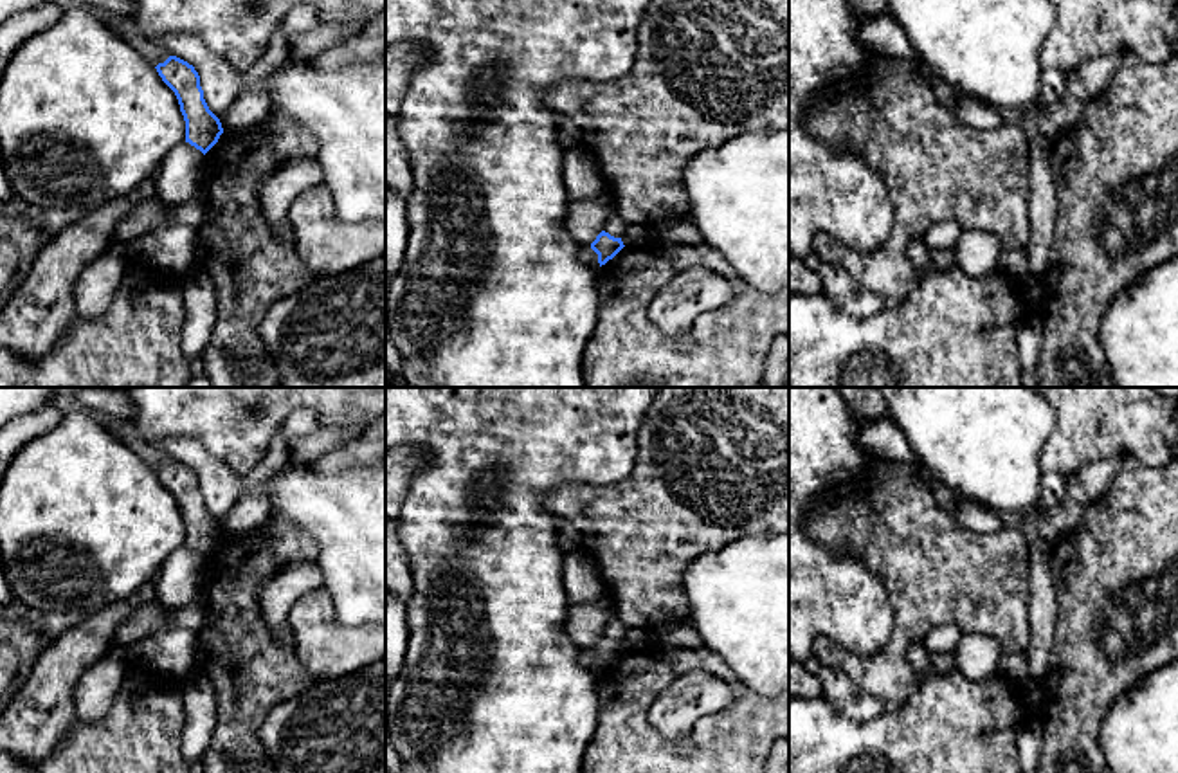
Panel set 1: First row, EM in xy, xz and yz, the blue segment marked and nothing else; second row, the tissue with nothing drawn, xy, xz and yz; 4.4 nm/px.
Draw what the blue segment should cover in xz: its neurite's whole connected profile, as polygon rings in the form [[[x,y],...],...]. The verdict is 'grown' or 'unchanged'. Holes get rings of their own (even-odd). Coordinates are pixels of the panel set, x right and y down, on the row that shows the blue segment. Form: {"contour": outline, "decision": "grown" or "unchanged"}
{"contour": [[[605,231],[591,243],[591,249],[598,254],[600,267],[612,259],[623,247],[621,238],[614,238]]], "decision": "unchanged"}

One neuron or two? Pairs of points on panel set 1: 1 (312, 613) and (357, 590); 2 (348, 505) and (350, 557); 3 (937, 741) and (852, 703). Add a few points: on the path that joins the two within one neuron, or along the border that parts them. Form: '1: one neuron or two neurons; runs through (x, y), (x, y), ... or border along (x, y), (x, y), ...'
1: two neurons; border along (323, 584), (334, 613), (344, 624), (366, 624)
2: one neuron; runs through (350, 518), (350, 545)
3: two neurons; border along (836, 709), (854, 719), (872, 719), (883, 712)

